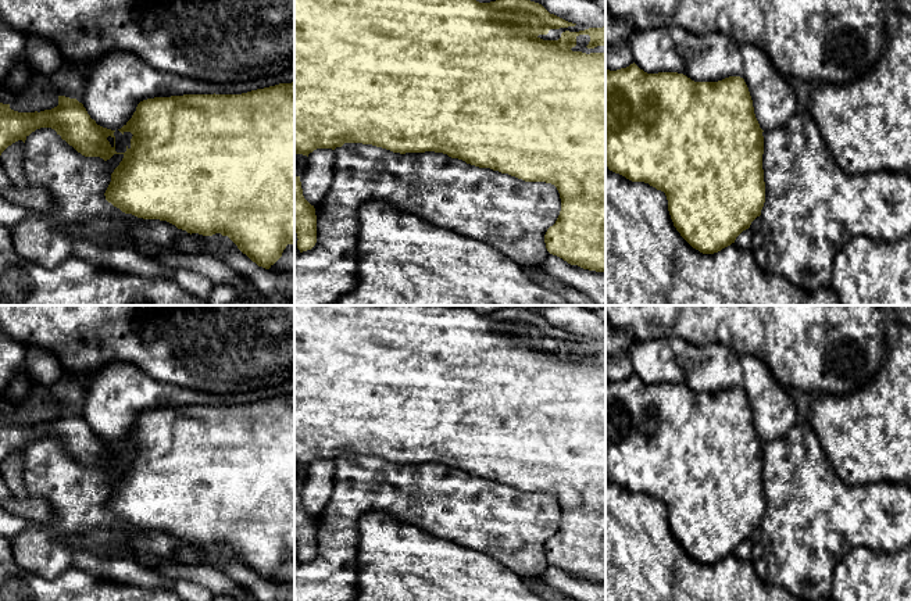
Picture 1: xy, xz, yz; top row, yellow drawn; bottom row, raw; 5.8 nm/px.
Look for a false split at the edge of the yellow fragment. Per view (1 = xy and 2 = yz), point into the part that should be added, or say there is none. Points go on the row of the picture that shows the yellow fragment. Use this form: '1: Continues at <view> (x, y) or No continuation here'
1: No continuation here
2: No continuation here

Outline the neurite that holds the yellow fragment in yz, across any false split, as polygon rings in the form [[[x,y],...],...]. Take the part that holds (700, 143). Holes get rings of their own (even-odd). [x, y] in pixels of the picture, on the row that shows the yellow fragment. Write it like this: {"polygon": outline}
{"polygon": [[[635,62],[617,71],[605,69],[605,165],[610,171],[632,182],[644,182],[665,193],[668,211],[680,236],[703,254],[714,254],[735,243],[736,237],[750,228],[761,215],[765,203],[765,182],[762,169],[764,136],[754,114],[753,100],[743,78],[729,76],[718,82],[694,82],[683,74],[647,74]]]}

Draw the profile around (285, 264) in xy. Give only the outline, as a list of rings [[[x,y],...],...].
[[[287,244],[282,253],[282,257],[271,265],[269,271],[278,273],[294,273],[294,244]]]

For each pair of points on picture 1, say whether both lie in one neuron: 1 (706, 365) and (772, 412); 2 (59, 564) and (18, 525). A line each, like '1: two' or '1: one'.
1: one
2: two

